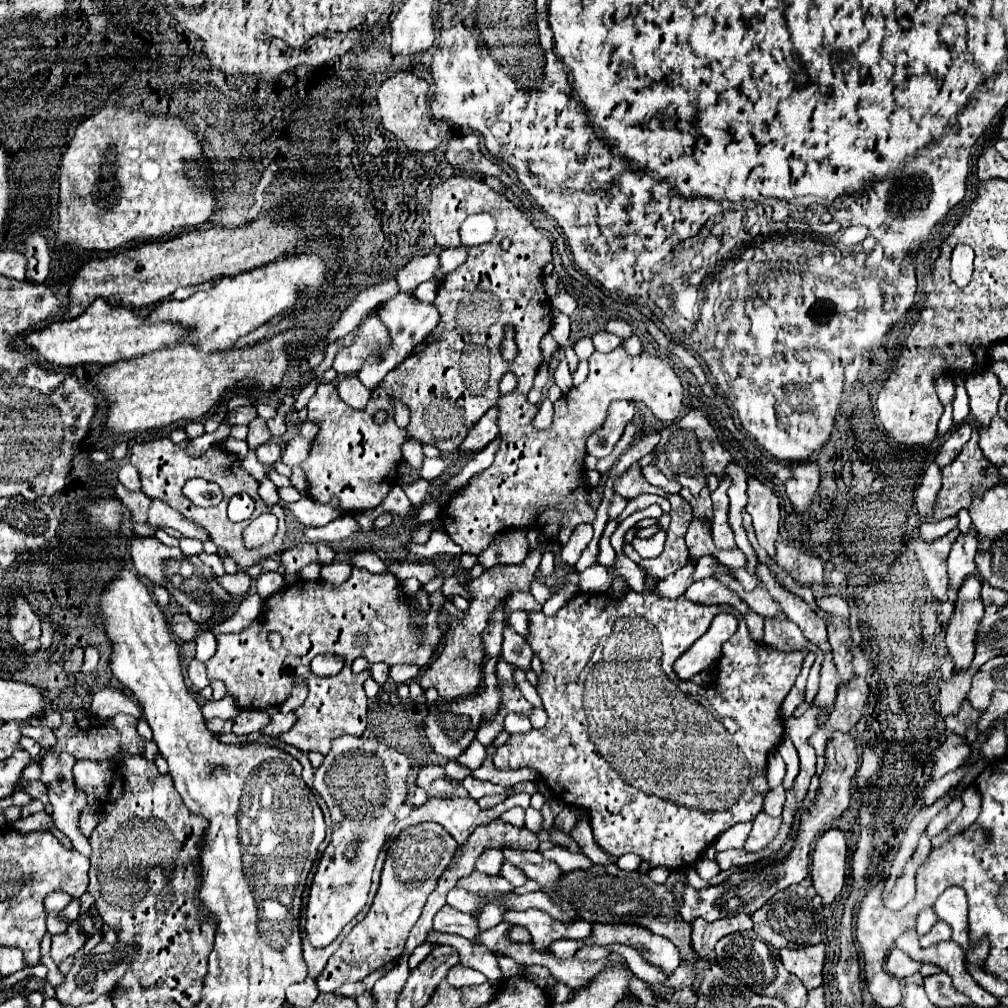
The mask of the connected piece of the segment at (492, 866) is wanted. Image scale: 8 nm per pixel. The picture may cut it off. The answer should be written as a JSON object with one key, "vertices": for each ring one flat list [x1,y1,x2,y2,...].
{"vertices":[[488,848,482,852,482,856,478,856,476,860,476,870,480,872,488,872,488,874,498,874,500,872,500,864,504,862,504,856,500,850,496,848]]}

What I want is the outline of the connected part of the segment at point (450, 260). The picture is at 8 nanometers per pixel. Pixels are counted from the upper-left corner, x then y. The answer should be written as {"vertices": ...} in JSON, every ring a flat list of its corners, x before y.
{"vertices":[[460,246,460,248,442,250,442,252,440,252,440,266,438,266,438,270,434,272,434,280,440,282,446,274,452,272,452,268,460,266,464,258,466,258,466,248,462,248,462,246]]}

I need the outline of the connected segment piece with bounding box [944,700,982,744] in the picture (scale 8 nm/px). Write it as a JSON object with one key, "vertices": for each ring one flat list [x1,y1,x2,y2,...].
{"vertices":[[968,700,962,702,958,714,950,714,944,718,944,724,948,730,960,734,960,736,966,736,966,740,972,744,978,736,978,730,976,730,976,722,978,718,982,716,980,710,972,708,972,704,968,704]]}

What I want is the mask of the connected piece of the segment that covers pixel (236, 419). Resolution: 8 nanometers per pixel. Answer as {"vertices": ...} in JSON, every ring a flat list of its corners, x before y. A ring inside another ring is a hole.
{"vertices":[[252,404,250,406,240,406,236,410,230,410,226,414,226,418,228,418,230,424,244,424,244,426,248,426,256,418,256,408]]}

